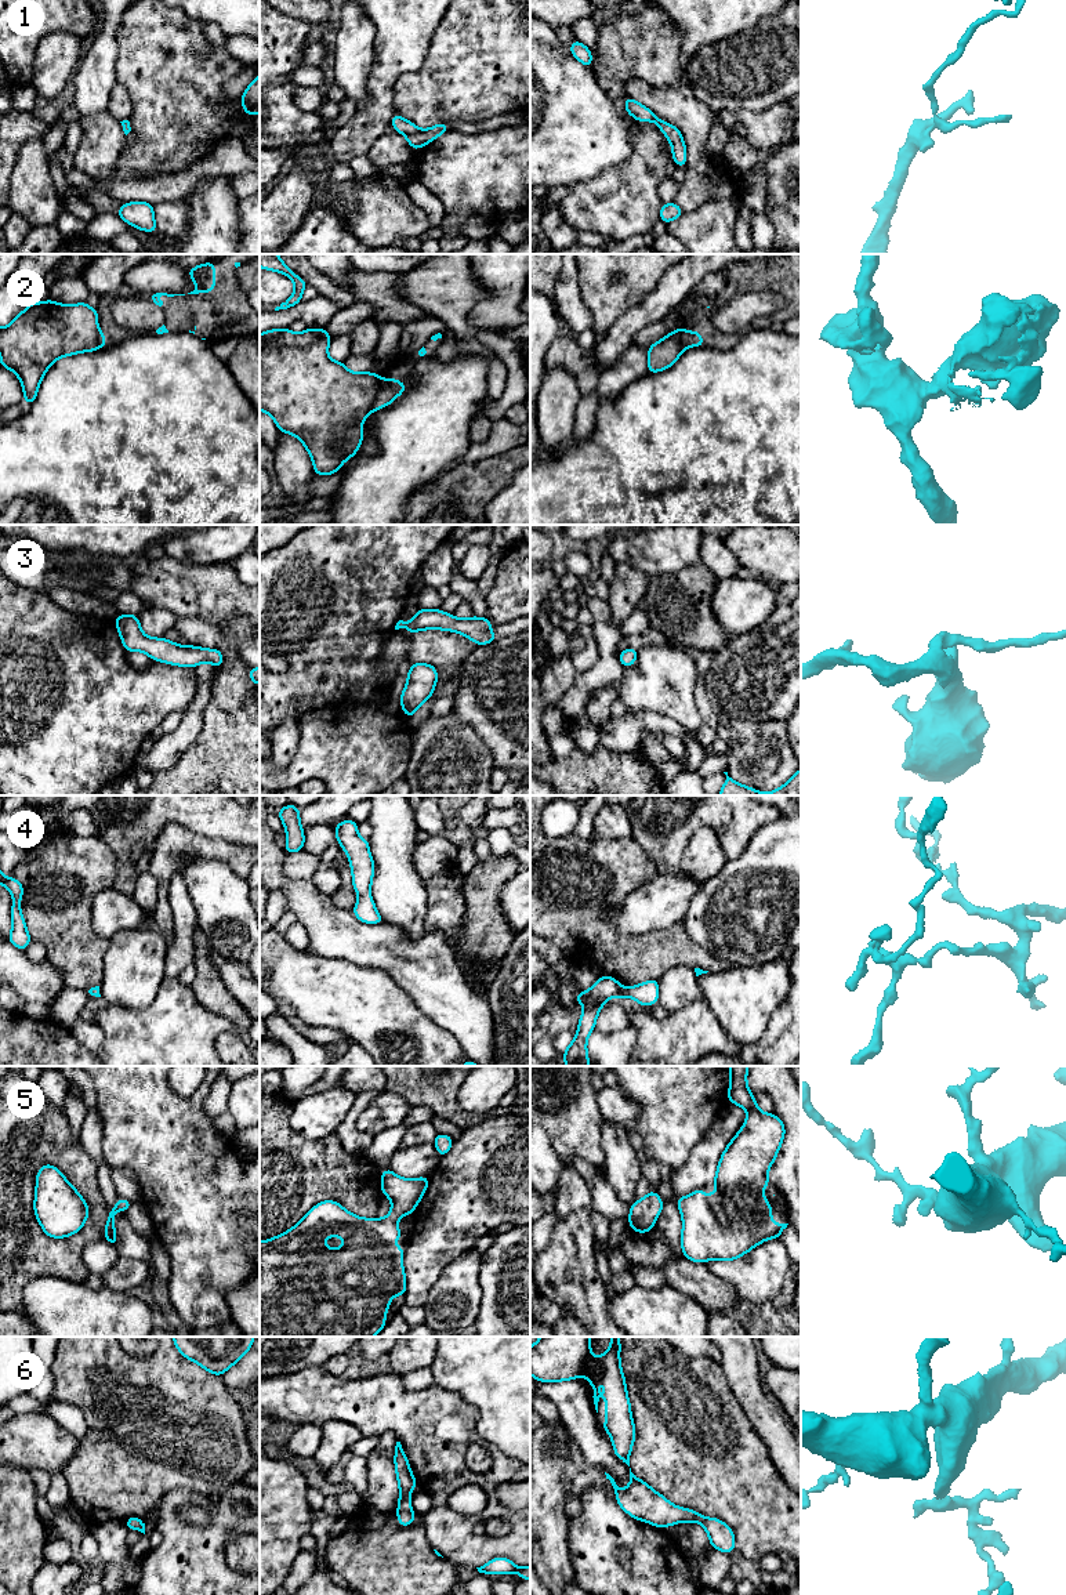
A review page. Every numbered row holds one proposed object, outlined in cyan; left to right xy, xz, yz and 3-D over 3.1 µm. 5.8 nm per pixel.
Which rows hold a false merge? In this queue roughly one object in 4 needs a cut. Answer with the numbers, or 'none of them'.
2

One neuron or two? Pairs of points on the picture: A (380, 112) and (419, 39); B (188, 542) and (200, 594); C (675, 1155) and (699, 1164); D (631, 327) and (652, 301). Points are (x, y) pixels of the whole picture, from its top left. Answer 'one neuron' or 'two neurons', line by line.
A: one neuron
B: two neurons
C: two neurons
D: one neuron

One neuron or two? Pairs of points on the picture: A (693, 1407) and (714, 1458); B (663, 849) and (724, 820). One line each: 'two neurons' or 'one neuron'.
A: one neuron
B: one neuron

